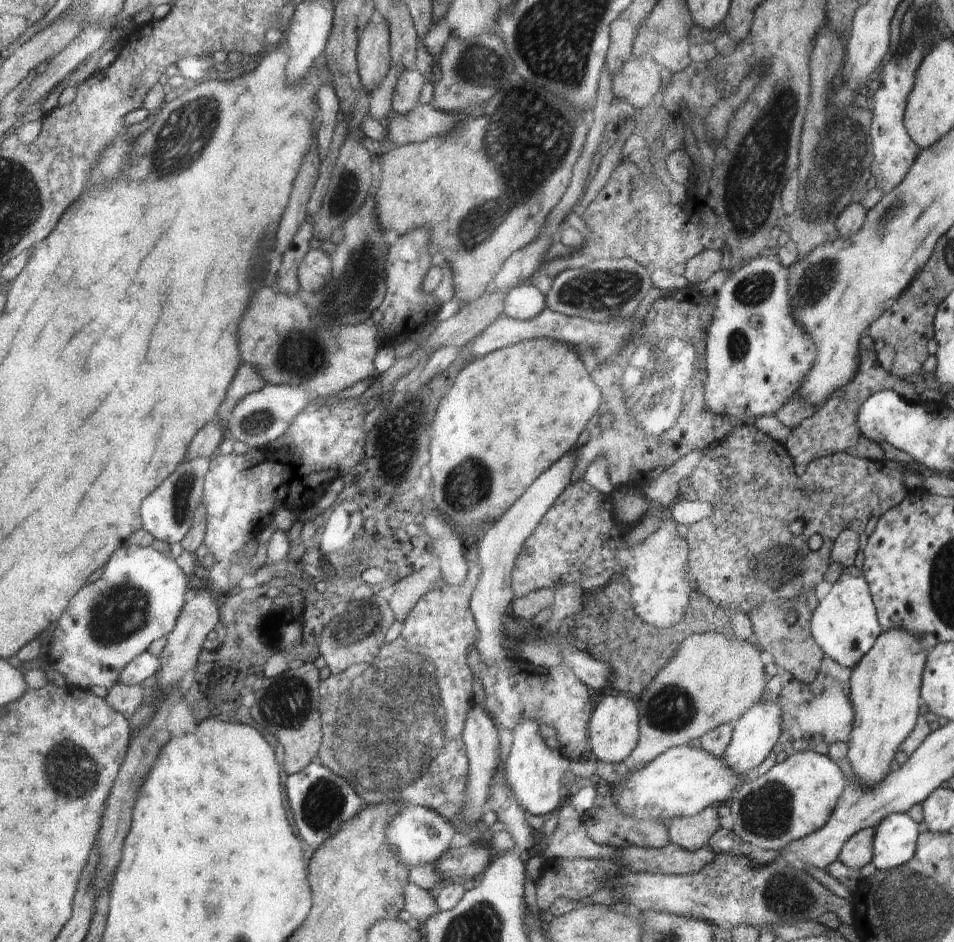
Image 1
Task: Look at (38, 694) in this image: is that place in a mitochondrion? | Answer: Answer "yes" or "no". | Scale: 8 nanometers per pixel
no

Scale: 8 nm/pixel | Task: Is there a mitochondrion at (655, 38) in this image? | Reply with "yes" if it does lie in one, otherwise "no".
yes

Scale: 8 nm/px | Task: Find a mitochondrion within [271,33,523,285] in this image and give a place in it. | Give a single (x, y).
(477, 64)

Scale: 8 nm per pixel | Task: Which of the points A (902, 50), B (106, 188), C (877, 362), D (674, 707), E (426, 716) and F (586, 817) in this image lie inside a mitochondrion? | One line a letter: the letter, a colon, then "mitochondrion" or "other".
A: other
B: other
C: other
D: mitochondrion
E: mitochondrion
F: other

